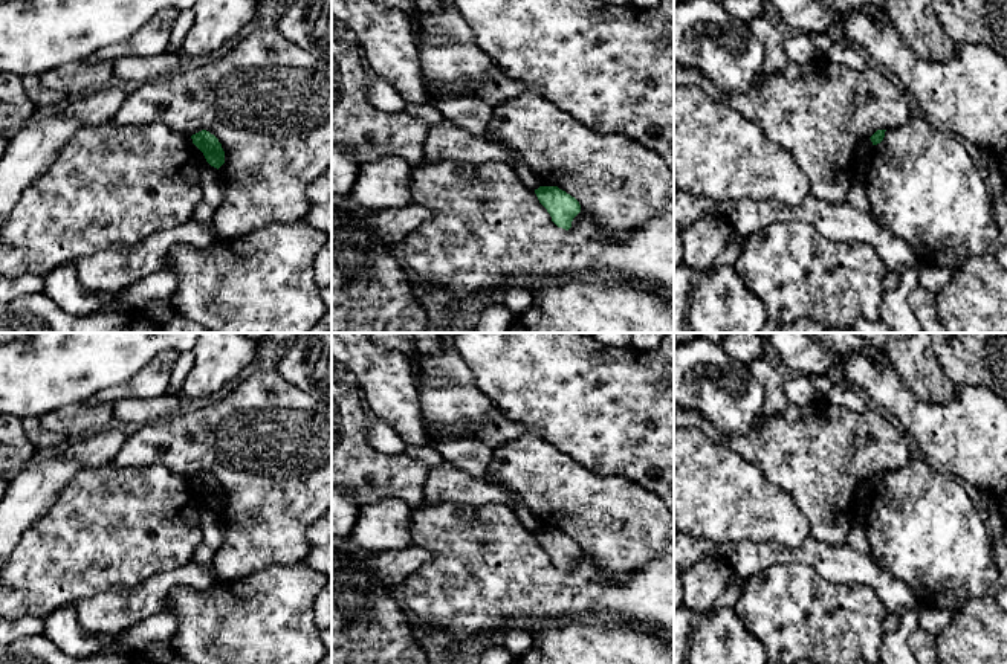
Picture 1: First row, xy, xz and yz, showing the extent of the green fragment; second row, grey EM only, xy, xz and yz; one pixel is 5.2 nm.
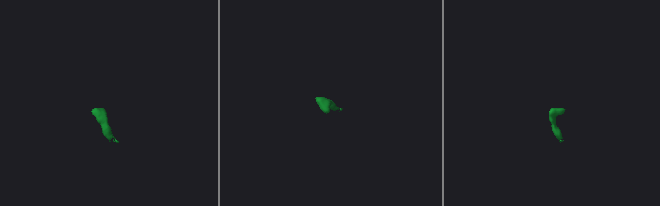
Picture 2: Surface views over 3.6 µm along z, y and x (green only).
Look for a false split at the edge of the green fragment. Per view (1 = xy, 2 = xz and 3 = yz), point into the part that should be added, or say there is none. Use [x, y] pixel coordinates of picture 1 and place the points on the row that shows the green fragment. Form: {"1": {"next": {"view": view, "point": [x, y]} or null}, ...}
{"1": {"next": null}, "2": {"next": null}, "3": {"next": null}}

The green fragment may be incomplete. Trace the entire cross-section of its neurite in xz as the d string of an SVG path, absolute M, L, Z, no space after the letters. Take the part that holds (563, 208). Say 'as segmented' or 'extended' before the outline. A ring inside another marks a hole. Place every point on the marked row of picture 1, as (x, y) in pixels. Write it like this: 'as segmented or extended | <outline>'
as segmented | M539 186L535 194L550 214L552 221L568 230L573 218L581 212L579 201L558 186Z

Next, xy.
as segmented | M202 130L191 136L193 143L203 153L206 162L220 168L225 163L225 151L219 139L206 130Z

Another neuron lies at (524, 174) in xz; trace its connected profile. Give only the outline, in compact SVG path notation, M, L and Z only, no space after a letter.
M518 156L513 157L513 169L518 174L520 180L529 189L538 189L541 186L539 180L530 172L530 169L521 162Z

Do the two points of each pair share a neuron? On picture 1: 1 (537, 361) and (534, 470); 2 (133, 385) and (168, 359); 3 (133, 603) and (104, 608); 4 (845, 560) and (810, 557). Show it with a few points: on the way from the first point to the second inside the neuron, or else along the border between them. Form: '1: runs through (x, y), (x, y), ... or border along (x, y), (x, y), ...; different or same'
1: border along (526, 431), (535, 431), (564, 452); different
2: runs through (142, 385), (159, 368); same
3: runs through (126, 605), (112, 608); same
4: runs through (836, 560), (819, 557); same

